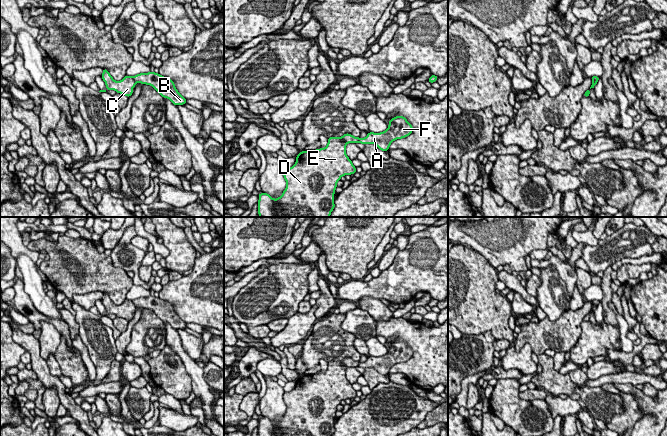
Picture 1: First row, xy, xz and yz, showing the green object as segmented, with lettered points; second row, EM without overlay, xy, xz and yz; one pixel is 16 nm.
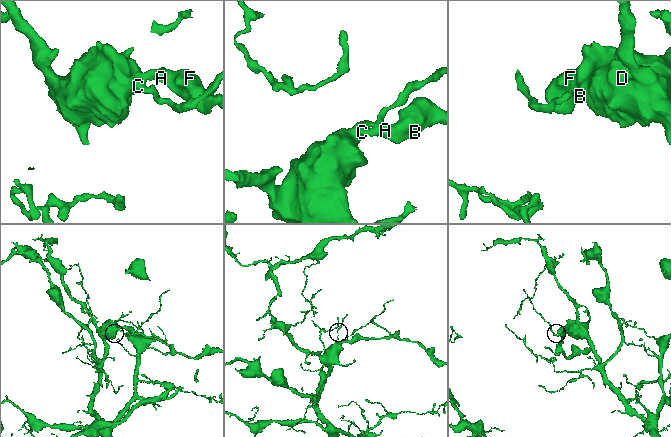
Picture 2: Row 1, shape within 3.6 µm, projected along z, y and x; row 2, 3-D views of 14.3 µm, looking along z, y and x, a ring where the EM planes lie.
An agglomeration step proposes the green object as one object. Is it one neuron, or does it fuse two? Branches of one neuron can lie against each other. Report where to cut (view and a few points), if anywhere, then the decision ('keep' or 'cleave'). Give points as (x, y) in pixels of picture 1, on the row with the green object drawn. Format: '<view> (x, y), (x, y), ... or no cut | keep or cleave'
xy (132, 77), (136, 82) | cleave

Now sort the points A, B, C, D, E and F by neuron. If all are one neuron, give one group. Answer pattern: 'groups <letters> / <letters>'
groups A B F / C D E

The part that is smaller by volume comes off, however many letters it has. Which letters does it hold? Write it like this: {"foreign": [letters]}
{"foreign": ["A", "B", "F"]}

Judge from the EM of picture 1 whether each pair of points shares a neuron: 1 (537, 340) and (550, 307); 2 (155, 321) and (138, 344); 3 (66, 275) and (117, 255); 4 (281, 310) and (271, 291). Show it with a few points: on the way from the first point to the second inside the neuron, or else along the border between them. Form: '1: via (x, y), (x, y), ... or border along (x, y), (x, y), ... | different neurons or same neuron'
1: border along (569, 308), (557, 319), (550, 320), (546, 316) | different neurons
2: via (148, 323), (138, 333), (138, 337) | same neuron
3: border along (109, 256), (115, 266), (121, 267), (126, 272) | different neurons
4: via (281, 305), (281, 301), (276, 296) | same neuron

